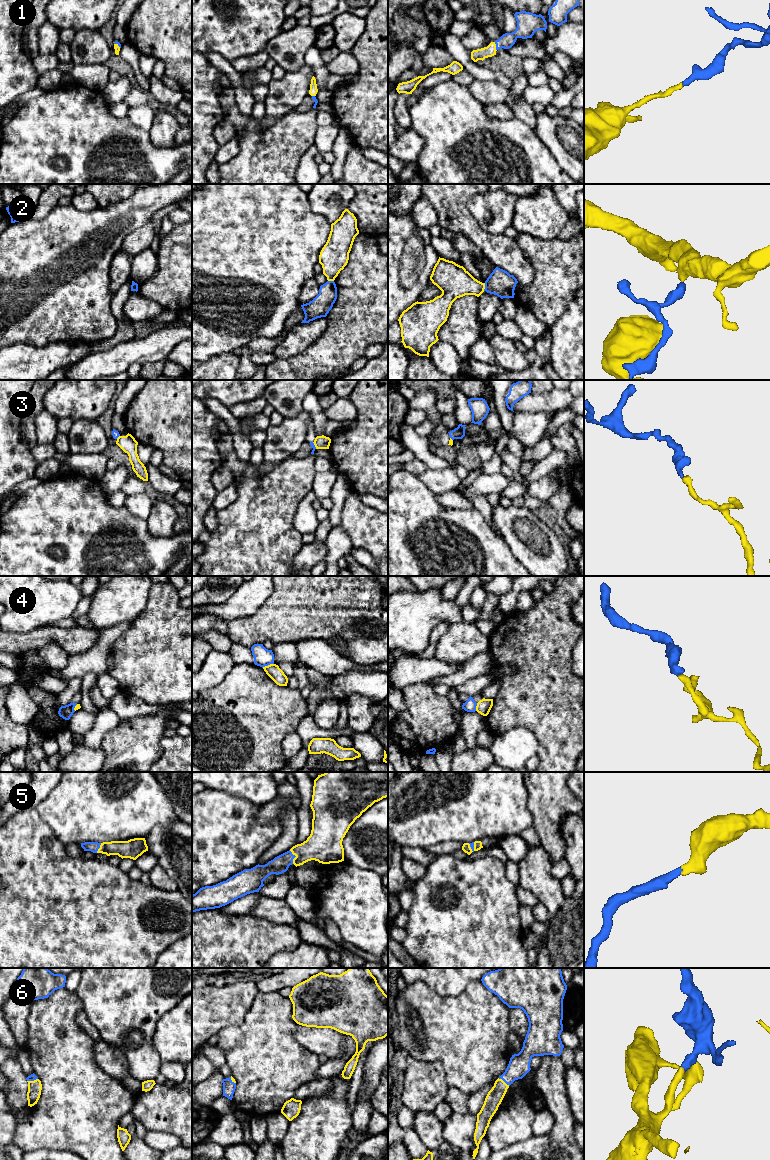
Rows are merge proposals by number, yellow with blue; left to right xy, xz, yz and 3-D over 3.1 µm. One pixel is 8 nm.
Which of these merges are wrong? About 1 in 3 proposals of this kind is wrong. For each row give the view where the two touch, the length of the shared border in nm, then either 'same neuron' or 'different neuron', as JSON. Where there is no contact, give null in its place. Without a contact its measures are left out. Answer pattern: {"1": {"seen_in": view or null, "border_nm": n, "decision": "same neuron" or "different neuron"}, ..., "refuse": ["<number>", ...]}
{"1": {"seen_in": "yz", "border_nm": 70, "decision": "same neuron"}, "2": {"seen_in": "yz", "border_nm": 70, "decision": "different neuron"}, "3": {"seen_in": "xz", "border_nm": 70, "decision": "different neuron"}, "4": {"seen_in": "xz", "border_nm": 100, "decision": "different neuron"}, "5": {"seen_in": "xz", "border_nm": 120, "decision": "same neuron"}, "6": {"seen_in": "xy", "border_nm": 90, "decision": "same neuron"}, "refuse": ["2", "3", "4"]}

